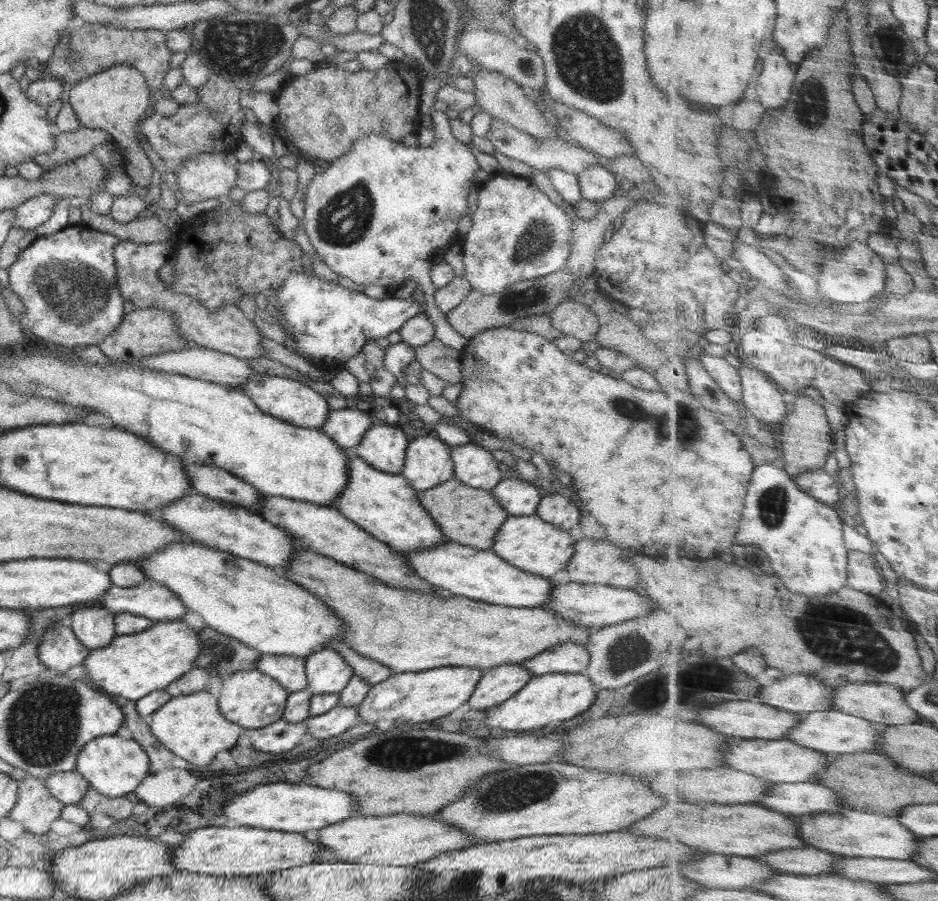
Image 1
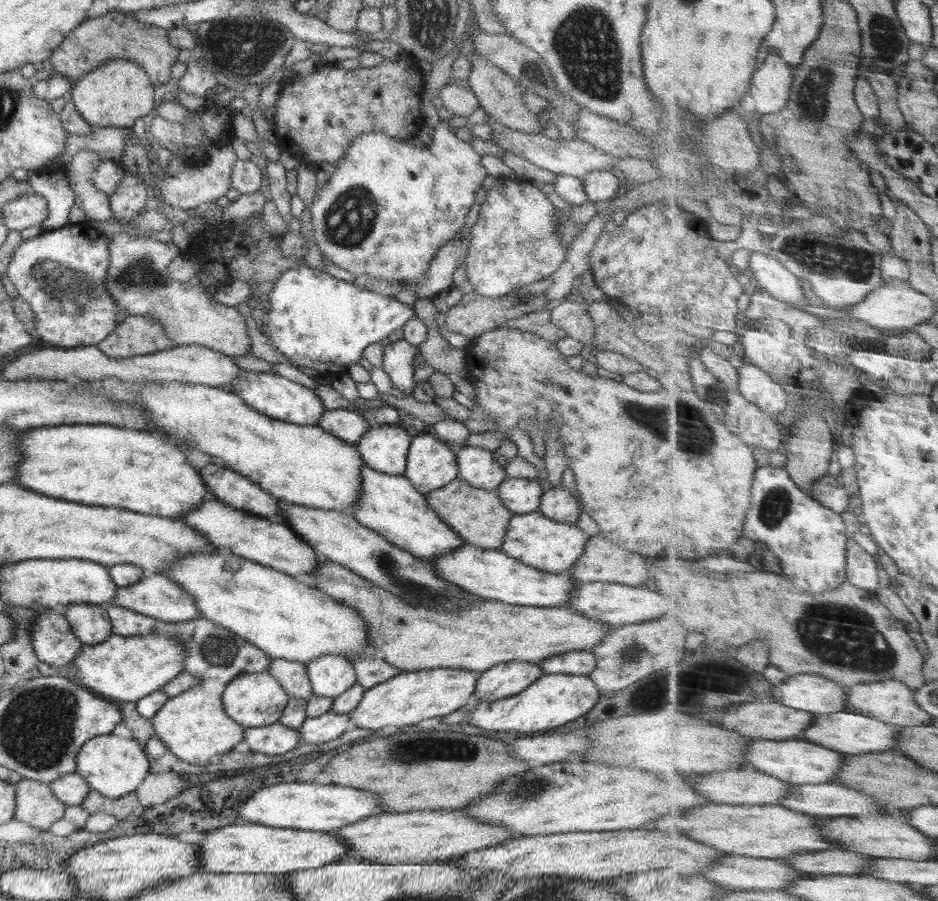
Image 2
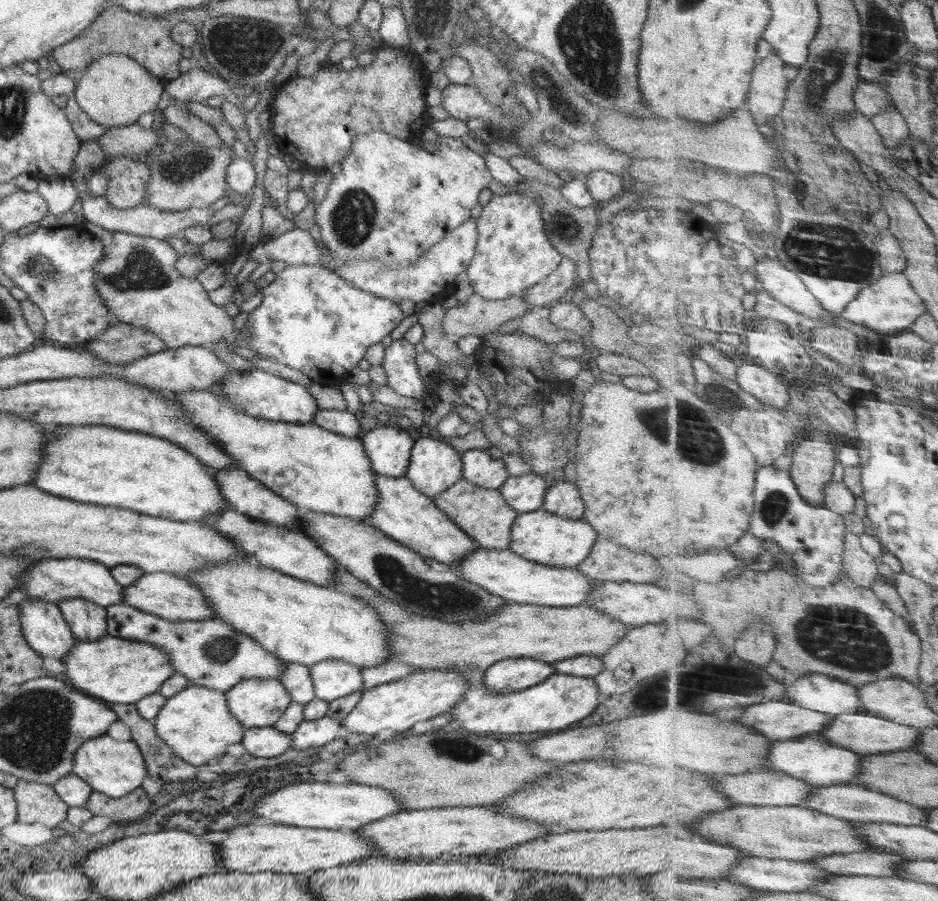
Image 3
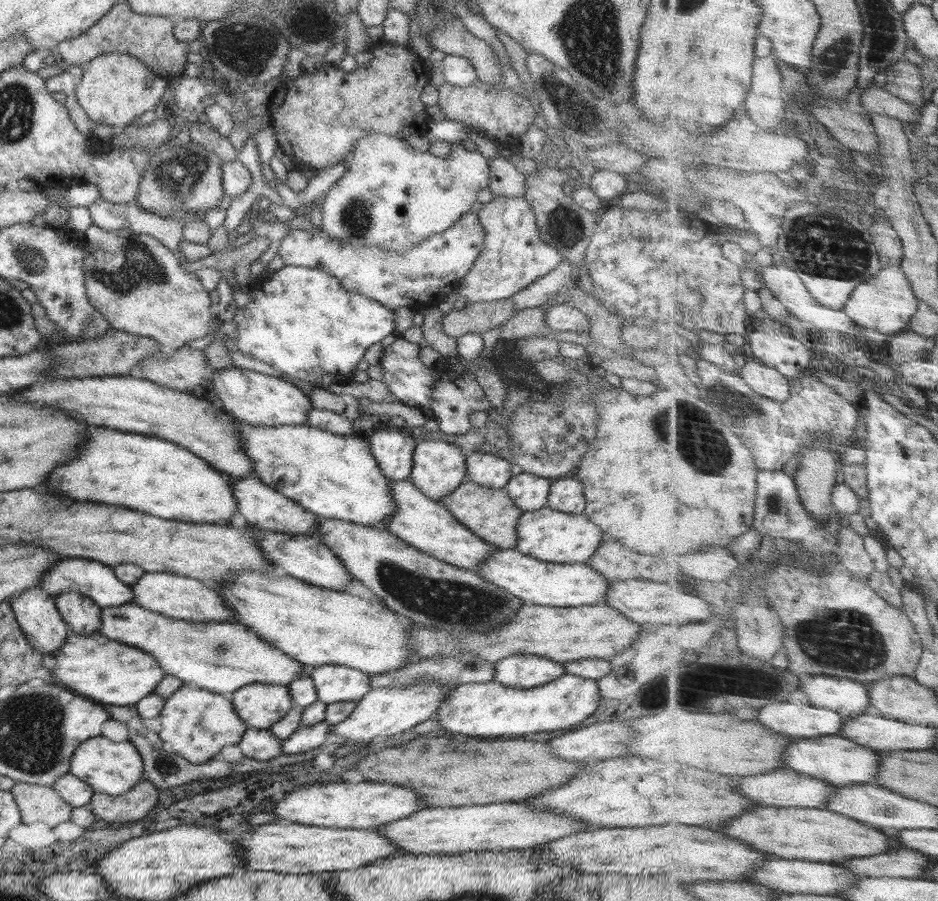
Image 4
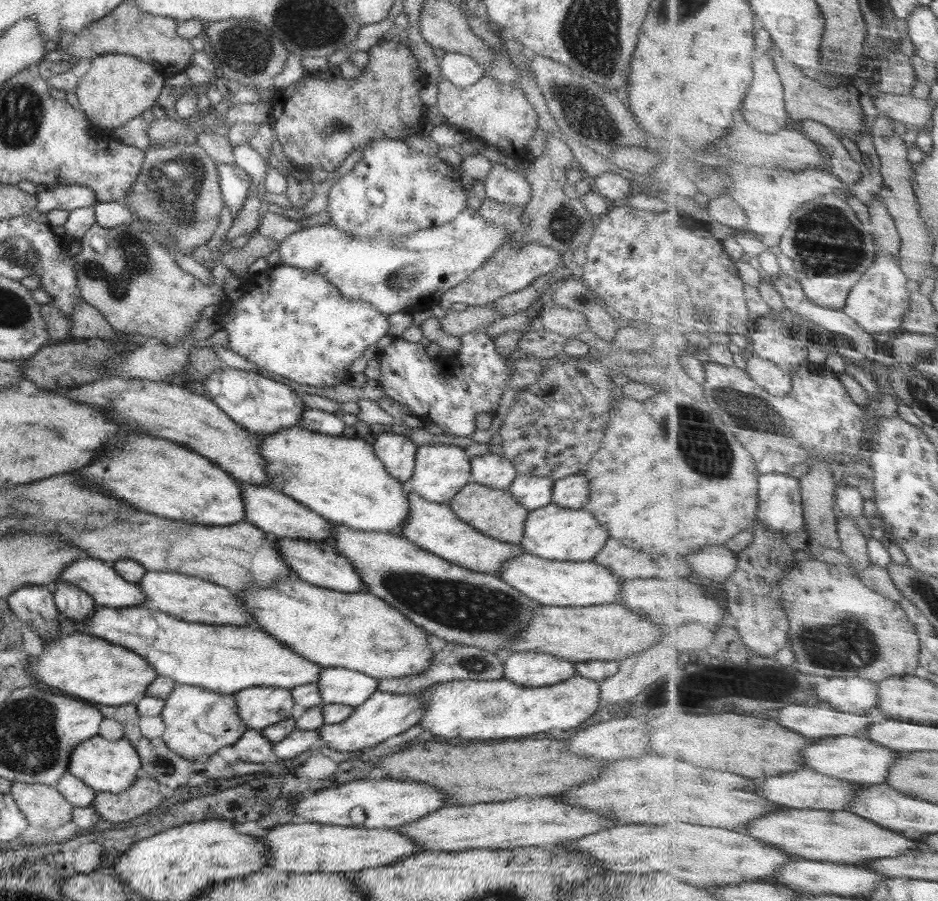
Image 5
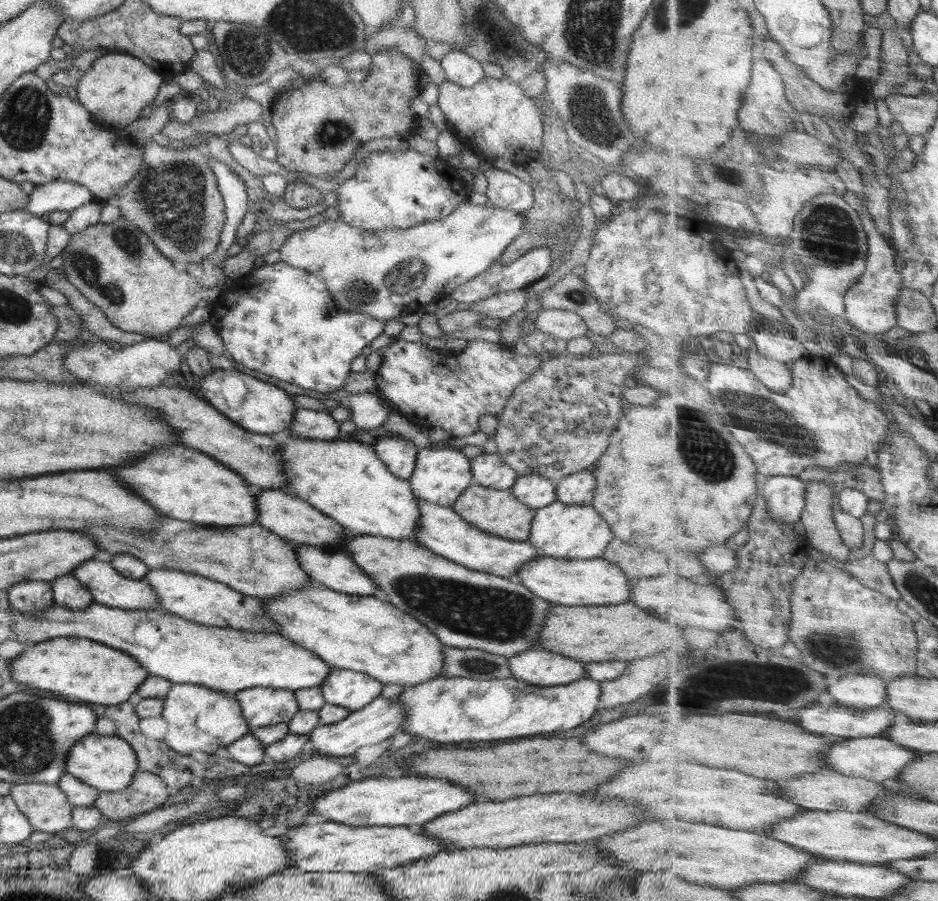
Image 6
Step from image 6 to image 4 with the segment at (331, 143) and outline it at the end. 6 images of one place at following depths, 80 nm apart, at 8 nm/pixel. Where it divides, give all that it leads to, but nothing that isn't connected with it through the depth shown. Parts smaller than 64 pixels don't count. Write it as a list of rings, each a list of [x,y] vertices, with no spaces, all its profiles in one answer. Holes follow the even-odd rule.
[[[388,43],[387,46],[382,46],[382,48],[376,48],[370,52],[373,54],[372,60],[367,67],[358,67],[353,72],[344,71],[340,66],[325,65],[322,69],[316,71],[312,74],[300,75],[296,79],[289,79],[287,81],[281,81],[280,85],[275,90],[269,105],[269,118],[267,120],[267,125],[272,126],[276,131],[276,138],[278,139],[279,146],[287,154],[292,161],[297,164],[298,168],[303,169],[315,169],[320,170],[326,167],[331,167],[332,165],[342,163],[347,160],[350,156],[351,150],[354,150],[354,145],[358,139],[361,139],[364,135],[369,135],[372,133],[382,133],[390,136],[395,136],[400,140],[405,140],[410,134],[417,132],[421,134],[422,132],[427,132],[427,127],[424,126],[428,122],[429,115],[425,110],[425,104],[421,101],[421,92],[423,91],[423,86],[429,83],[431,78],[431,69],[427,66],[425,62],[415,55],[408,47],[402,47],[399,45],[394,45]]]

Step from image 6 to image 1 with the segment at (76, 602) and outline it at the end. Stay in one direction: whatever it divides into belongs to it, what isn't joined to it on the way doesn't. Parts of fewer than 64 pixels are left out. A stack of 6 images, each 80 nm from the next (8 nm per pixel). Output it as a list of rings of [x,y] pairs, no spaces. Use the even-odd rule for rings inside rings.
[[[107,608],[78,609],[70,614],[72,630],[86,648],[104,648],[117,634],[115,616]]]

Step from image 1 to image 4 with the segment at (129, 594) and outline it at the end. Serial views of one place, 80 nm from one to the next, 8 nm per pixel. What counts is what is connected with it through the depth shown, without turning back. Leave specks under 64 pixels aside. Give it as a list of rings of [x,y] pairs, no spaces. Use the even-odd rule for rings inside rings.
[[[145,572],[133,585],[133,602],[138,606],[178,620],[194,622],[234,622],[235,614],[225,605],[216,586],[207,582],[178,576],[174,573]]]

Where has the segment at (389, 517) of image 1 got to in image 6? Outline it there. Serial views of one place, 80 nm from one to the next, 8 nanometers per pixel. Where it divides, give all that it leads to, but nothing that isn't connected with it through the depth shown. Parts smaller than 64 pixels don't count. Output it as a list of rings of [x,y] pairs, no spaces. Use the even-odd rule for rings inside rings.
[[[420,498],[417,501],[420,521],[415,532],[415,541],[434,554],[443,556],[456,564],[478,572],[494,573],[494,576],[509,578],[517,573],[525,562],[542,555],[527,540],[524,542],[506,540],[476,528],[464,521],[452,507],[434,504]]]

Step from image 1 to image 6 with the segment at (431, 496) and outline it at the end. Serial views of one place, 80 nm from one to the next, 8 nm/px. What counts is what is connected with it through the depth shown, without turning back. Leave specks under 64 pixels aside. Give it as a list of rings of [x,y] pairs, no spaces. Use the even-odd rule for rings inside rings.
[[[473,482],[468,488],[458,495],[451,506],[455,512],[466,522],[482,529],[488,534],[500,536],[506,540],[524,542],[529,537],[531,522],[536,516],[536,511],[523,502],[520,502],[511,489],[498,490],[486,488]]]

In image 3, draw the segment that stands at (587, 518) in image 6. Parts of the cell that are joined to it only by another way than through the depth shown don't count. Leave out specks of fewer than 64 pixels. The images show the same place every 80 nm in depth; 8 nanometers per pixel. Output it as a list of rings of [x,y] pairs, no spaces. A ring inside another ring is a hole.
[[[538,509],[535,512],[518,513],[511,526],[509,549],[526,560],[556,568],[573,568],[578,566],[592,550],[594,541],[600,538],[594,527],[583,520],[566,519]]]

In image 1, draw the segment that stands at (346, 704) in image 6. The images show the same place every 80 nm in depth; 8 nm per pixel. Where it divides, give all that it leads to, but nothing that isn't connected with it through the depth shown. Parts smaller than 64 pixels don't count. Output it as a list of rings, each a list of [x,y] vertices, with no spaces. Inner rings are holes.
[[[320,649],[305,658],[308,690],[312,694],[339,694],[355,672],[340,654]]]

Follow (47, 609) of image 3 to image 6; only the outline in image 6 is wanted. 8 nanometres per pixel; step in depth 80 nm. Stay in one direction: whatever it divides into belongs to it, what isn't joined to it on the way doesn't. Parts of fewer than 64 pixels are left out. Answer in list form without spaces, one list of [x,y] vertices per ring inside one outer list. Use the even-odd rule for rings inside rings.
[[[23,580],[8,590],[9,606],[21,612],[37,614],[53,604],[51,583],[43,580]]]

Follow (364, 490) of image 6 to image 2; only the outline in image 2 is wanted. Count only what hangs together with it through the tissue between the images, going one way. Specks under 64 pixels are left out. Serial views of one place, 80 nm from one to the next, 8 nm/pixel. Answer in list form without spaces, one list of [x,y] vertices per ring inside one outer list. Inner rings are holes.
[[[65,378],[64,381],[74,390],[81,390],[83,384],[91,386],[103,394],[109,400],[125,400],[125,402],[137,402],[147,410],[147,416],[153,424],[157,424],[170,441],[174,441],[179,448],[194,448],[200,450],[214,460],[219,461],[224,467],[249,478],[262,490],[269,492],[281,502],[292,503],[310,508],[337,510],[336,512],[351,513],[353,506],[359,499],[361,491],[361,466],[362,457],[355,444],[348,444],[333,434],[326,432],[318,425],[302,426],[282,422],[254,410],[241,396],[236,393],[225,392],[220,387],[206,386],[204,384],[178,384],[178,382],[153,382],[146,381],[142,384],[130,384],[120,379],[104,378],[90,381]]]

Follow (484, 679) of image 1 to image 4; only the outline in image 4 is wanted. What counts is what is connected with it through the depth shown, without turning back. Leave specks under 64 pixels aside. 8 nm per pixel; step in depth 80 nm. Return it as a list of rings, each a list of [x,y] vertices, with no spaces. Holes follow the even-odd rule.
[[[516,654],[495,663],[493,680],[512,688],[532,688],[549,683],[564,673],[562,662],[536,654]]]

